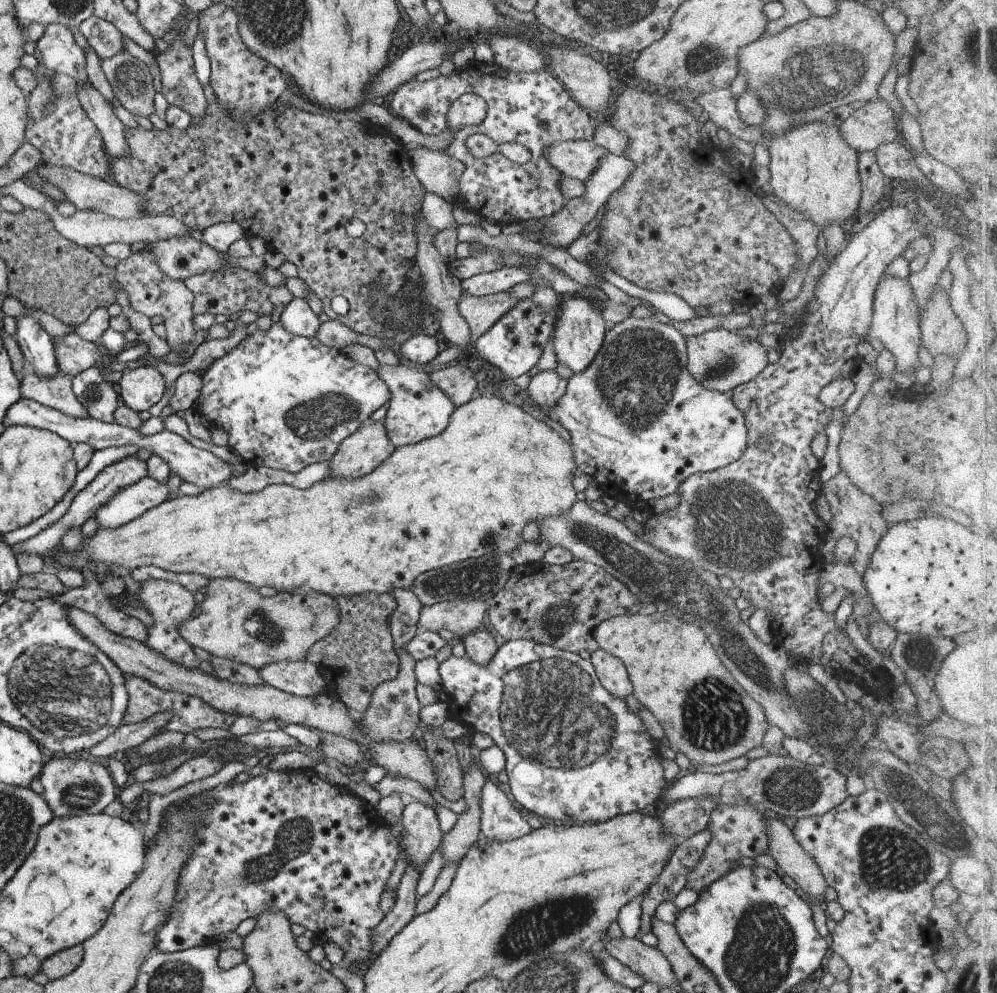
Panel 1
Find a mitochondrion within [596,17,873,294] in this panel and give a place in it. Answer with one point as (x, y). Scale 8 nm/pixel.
(813, 77)

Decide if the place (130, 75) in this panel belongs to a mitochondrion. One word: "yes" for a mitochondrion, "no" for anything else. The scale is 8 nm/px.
yes

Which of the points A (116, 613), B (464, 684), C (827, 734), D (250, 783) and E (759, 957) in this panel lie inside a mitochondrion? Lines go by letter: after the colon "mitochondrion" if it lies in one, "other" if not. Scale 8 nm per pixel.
A: other
B: other
C: mitochondrion
D: other
E: mitochondrion

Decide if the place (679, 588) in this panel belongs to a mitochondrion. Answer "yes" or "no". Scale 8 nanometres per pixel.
yes

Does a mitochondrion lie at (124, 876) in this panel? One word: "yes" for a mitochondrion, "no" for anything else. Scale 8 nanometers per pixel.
no

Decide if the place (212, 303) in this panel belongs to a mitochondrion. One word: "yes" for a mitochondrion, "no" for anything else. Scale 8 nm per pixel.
no

